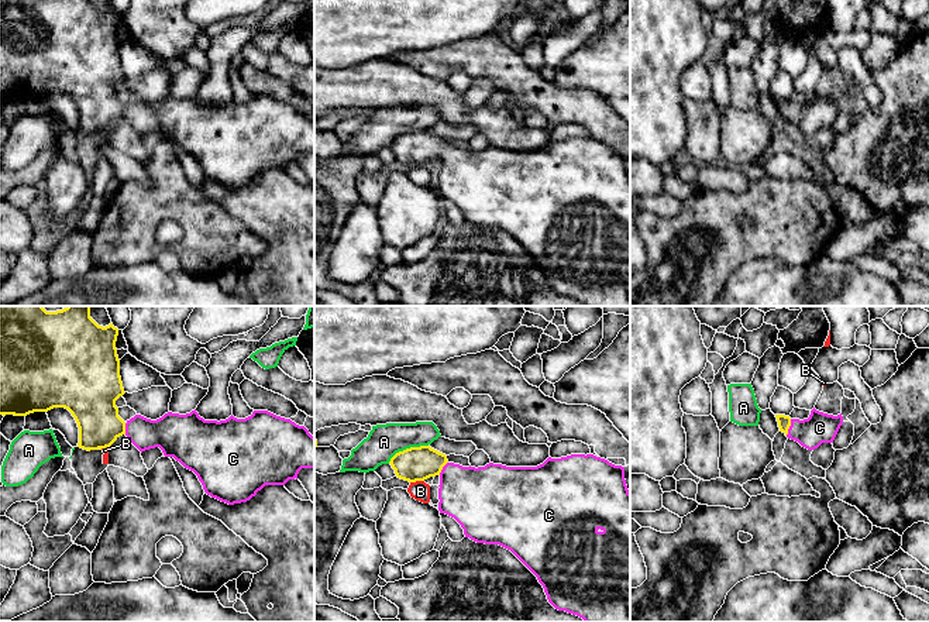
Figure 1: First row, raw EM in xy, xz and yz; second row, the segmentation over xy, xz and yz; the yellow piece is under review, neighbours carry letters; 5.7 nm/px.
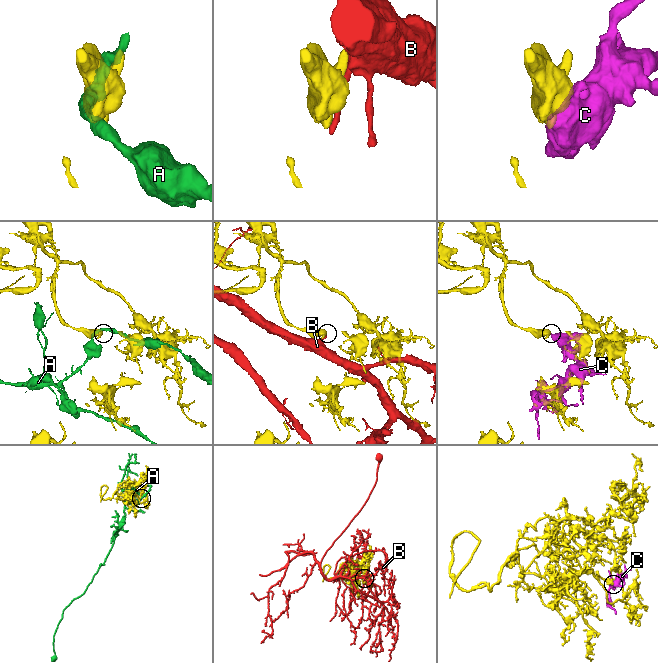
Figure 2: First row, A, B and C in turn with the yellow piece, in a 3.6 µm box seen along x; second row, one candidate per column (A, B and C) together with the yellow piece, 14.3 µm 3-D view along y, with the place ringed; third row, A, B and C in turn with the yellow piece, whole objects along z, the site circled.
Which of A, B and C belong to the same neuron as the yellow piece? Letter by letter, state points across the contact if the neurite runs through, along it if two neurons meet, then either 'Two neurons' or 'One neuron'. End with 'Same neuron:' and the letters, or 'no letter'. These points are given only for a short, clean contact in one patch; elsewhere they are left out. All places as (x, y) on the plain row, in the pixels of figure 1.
A: Two neurons
B: Two neurons
C: Path across: yz (784, 106), (788, 112), (819, 112). One neuron
Same neuron: C

